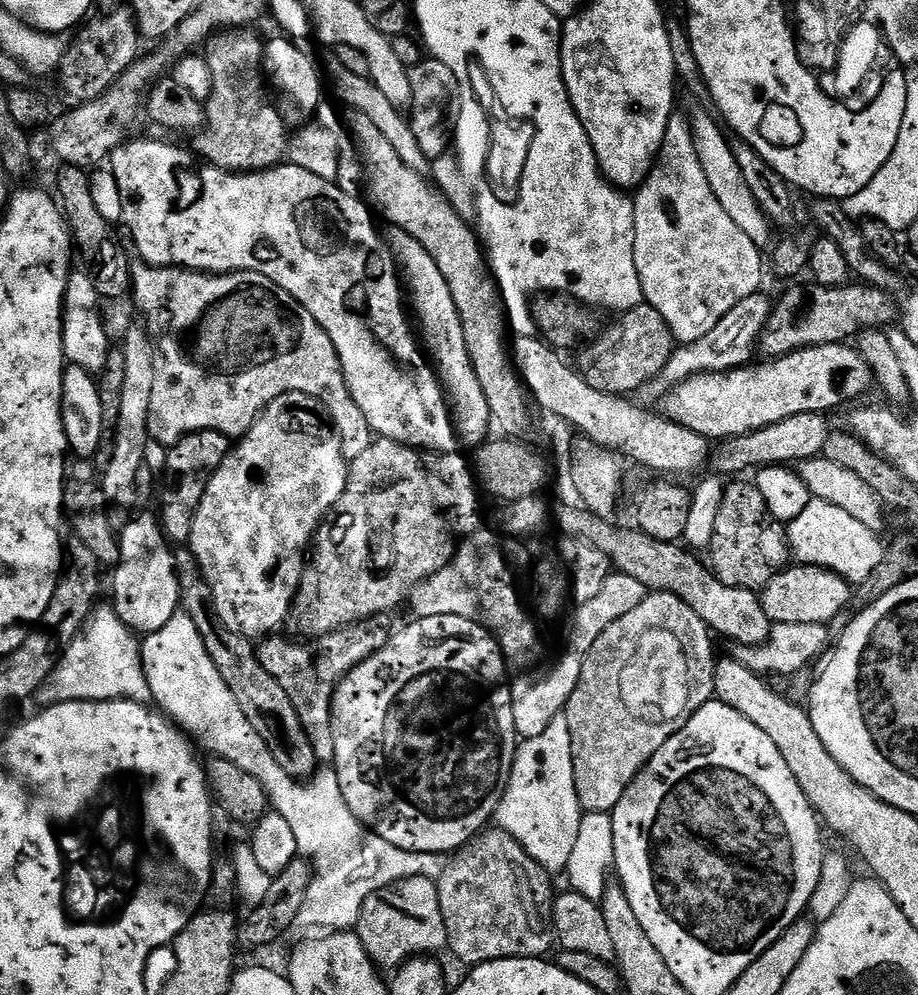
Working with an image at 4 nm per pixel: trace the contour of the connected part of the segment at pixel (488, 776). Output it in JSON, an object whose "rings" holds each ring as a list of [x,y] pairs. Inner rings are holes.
{"rings":[[[456,616],[422,617],[413,619],[412,622],[413,624],[406,625],[401,632],[393,631],[386,646],[378,650],[378,654],[366,658],[366,662],[362,662],[337,686],[332,699],[332,764],[338,774],[338,786],[342,786],[342,798],[346,798],[346,806],[365,828],[386,838],[390,846],[398,846],[402,850],[426,854],[456,854],[465,846],[471,845],[489,827],[488,823],[493,823],[498,806],[508,789],[512,763],[518,747],[509,687],[510,676],[504,673],[506,660],[501,648],[492,633],[481,623]]]}

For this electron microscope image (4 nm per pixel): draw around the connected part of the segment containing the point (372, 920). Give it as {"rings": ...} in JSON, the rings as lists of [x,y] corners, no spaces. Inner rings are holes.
{"rings":[[[406,878],[370,894],[362,906],[355,933],[377,969],[395,970],[407,960],[424,958],[448,948],[446,922],[438,898],[437,881],[430,878]]]}

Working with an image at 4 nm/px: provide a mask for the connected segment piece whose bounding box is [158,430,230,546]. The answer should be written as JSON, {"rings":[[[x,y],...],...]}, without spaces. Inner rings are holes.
{"rings":[[[202,430],[201,432],[191,432],[189,436],[183,436],[177,444],[171,445],[167,449],[168,457],[162,476],[162,491],[158,496],[158,519],[160,527],[163,528],[165,536],[173,545],[187,545],[192,538],[192,519],[196,516],[198,506],[202,502],[202,494],[206,494],[206,486],[210,482],[212,475],[222,466],[222,462],[230,451],[229,437],[218,434],[214,430]]]}

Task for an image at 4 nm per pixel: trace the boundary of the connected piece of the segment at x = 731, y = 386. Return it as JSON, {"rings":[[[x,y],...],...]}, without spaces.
{"rings":[[[844,344],[803,348],[791,352],[789,356],[778,356],[764,363],[768,364],[757,363],[755,366],[735,368],[729,372],[703,372],[690,377],[680,385],[673,386],[659,400],[659,411],[667,420],[673,420],[678,426],[686,426],[686,430],[694,430],[694,434],[702,434],[710,442],[727,442],[735,440],[737,436],[749,436],[751,432],[757,432],[766,426],[774,426],[774,422],[794,418],[794,414],[831,413],[831,408],[838,407],[843,400],[858,399],[874,384],[872,368],[860,357],[855,347]]]}

